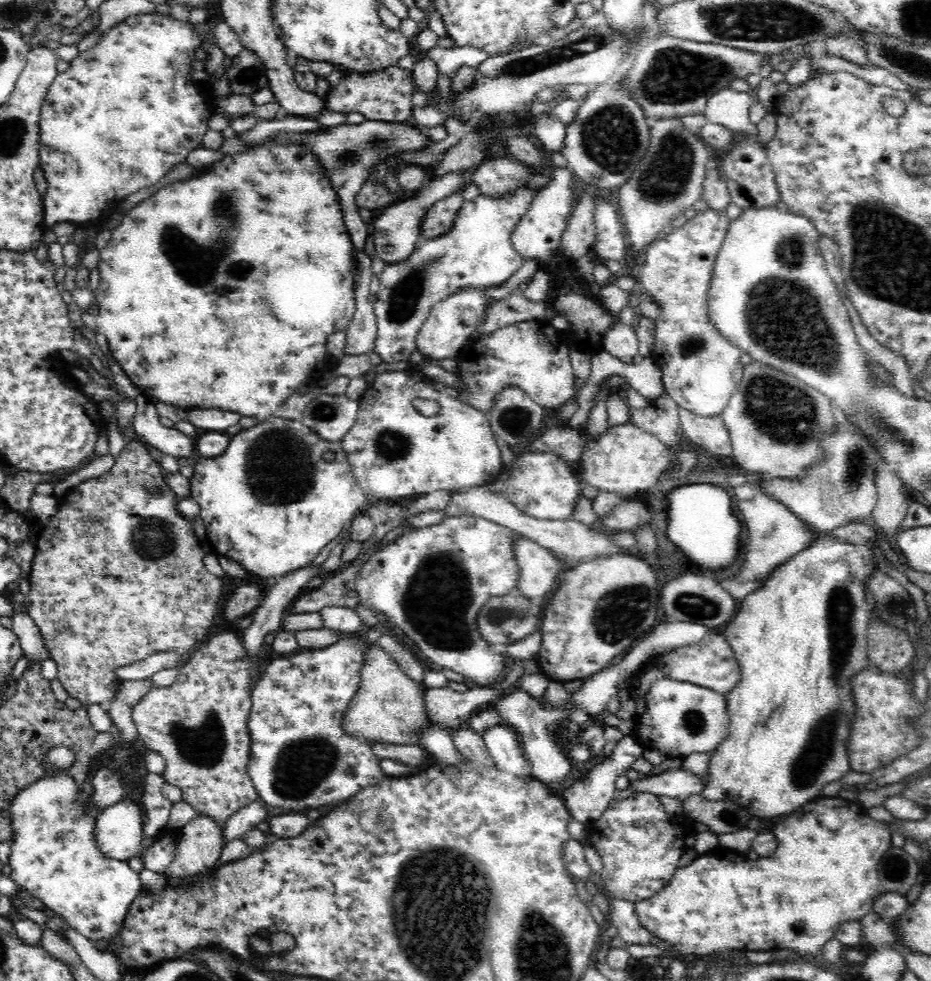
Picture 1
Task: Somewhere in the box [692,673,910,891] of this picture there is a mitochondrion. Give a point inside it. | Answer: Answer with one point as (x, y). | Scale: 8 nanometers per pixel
(822, 737)

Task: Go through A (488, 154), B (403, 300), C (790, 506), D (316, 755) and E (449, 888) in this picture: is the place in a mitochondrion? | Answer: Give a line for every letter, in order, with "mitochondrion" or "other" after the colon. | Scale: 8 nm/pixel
A: other
B: mitochondrion
C: other
D: mitochondrion
E: mitochondrion

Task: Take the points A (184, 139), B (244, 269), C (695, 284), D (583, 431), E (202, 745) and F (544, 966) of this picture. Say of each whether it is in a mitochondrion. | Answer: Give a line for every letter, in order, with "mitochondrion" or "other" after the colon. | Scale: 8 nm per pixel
A: other
B: mitochondrion
C: other
D: other
E: mitochondrion
F: mitochondrion

